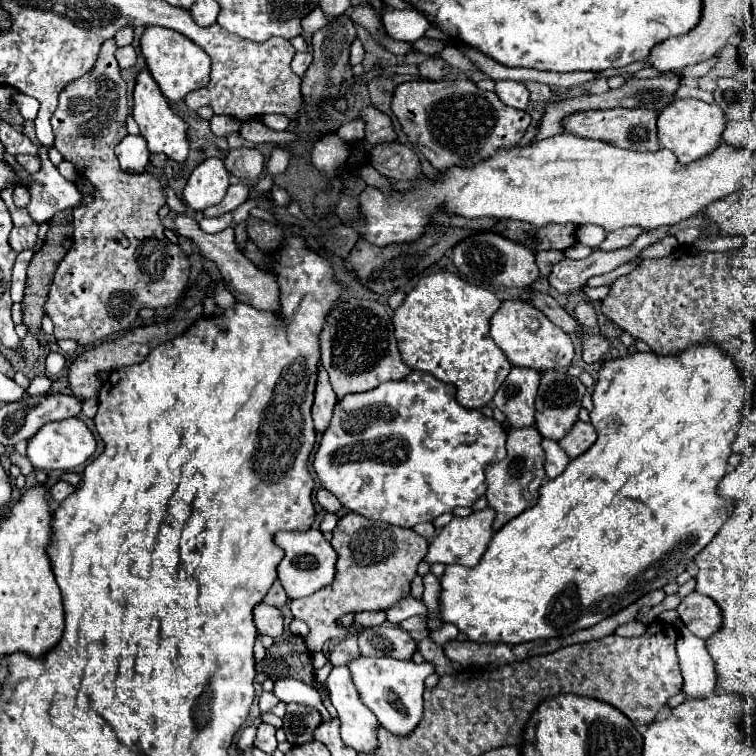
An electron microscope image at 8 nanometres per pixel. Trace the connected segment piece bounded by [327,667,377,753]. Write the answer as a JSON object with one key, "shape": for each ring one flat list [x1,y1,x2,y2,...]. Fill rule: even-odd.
{"shape":[[333,667,329,679,329,697,333,707,339,713,341,721,341,739,345,745,353,747,357,753,373,753,377,749,377,717,365,703,351,681,347,667]]}

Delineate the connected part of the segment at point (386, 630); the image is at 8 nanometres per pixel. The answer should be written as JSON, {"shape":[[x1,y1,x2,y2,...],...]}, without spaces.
{"shape":[[383,623,379,627,367,627,359,633,359,651,361,655,373,657,393,657,409,661,419,649,419,643,401,627]]}

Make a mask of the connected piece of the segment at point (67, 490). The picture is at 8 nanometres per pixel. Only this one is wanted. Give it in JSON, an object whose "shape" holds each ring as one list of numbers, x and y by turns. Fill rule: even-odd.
{"shape":[[57,481,53,487,51,487,51,491,49,491,49,495,51,495,51,499,53,501,57,501,57,503,61,503,67,495,71,495,73,493,73,485,69,485,69,483,65,483,65,481]]}

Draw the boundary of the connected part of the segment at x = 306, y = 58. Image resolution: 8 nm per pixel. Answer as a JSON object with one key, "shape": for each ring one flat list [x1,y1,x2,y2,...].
{"shape":[[297,53,291,61,291,71,297,75,297,77,303,77,303,73,307,71,307,67,311,65,311,59,313,55,311,53]]}

